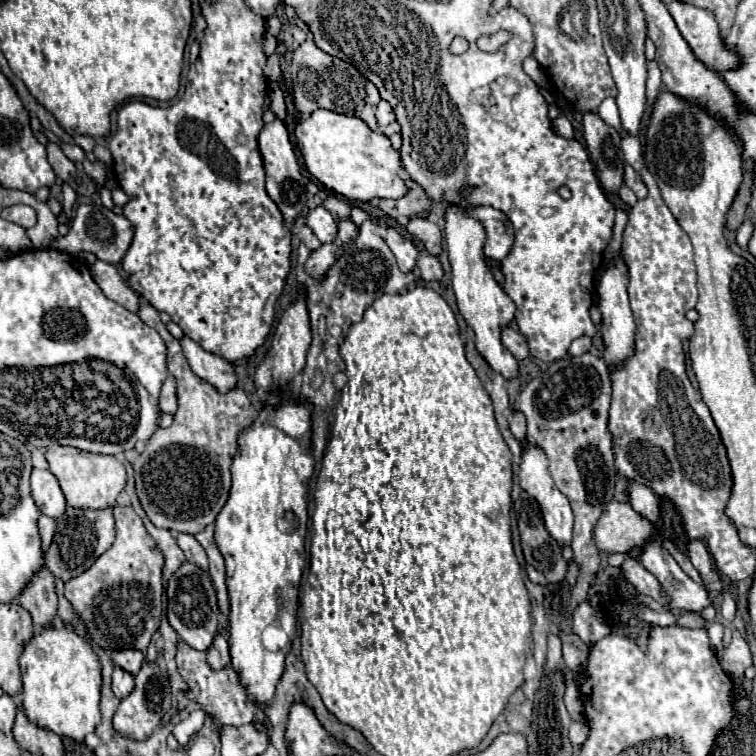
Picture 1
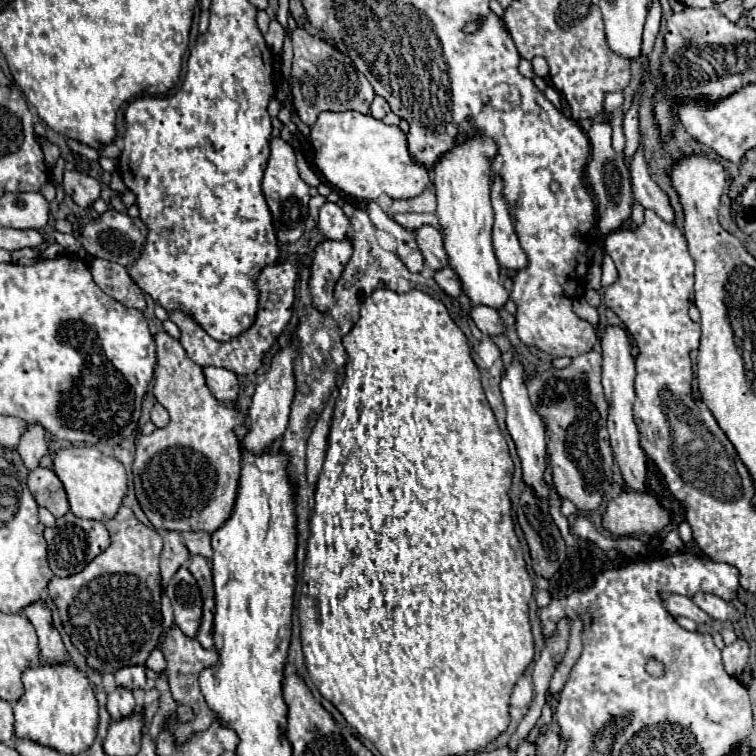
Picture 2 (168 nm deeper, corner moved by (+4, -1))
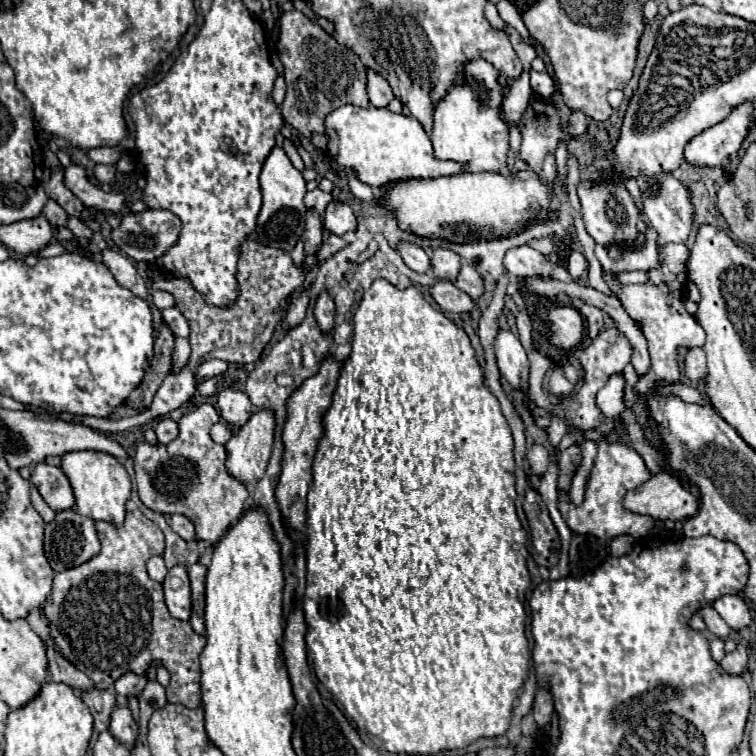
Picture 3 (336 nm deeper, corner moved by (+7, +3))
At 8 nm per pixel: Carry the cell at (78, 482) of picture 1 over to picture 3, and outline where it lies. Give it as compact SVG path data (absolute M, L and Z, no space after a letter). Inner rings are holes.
M94 450L68 452L62 456L62 470L74 490L74 498L76 498L74 510L78 514L88 516L92 520L108 520L114 524L124 522L124 514L126 514L124 504L130 498L132 486L130 486L130 476L126 468L116 458Z

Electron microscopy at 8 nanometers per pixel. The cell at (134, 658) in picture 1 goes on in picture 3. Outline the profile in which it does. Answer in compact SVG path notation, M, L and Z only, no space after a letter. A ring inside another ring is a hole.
M128 672L128 674L124 674L124 676L120 676L116 680L114 688L116 688L116 692L120 696L130 698L130 696L138 696L144 690L146 682L148 682L148 678L144 674L132 674L132 672Z

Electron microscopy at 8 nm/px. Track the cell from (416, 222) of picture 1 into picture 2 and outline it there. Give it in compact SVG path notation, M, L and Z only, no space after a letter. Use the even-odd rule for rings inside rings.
M421 226L417 232L417 244L423 252L423 258L425 258L425 266L431 268L433 272L449 266L449 258L447 258L447 252L445 252L445 246L443 246L443 234L431 226Z

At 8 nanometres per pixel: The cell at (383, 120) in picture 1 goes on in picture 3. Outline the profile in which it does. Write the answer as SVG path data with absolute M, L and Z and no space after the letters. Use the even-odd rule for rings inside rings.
M368 70L368 98L370 98L370 104L376 108L386 108L388 102L394 98L388 82L372 70Z

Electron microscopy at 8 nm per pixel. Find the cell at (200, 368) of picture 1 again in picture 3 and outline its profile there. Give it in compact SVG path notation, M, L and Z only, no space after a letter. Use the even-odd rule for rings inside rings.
M220 388L218 392L218 410L220 416L230 424L230 426L242 426L250 414L252 414L252 404L248 400L248 396L240 390L234 388Z

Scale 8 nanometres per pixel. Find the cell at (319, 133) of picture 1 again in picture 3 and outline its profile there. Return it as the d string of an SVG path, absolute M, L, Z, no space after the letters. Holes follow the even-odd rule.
M342 106L332 110L326 120L328 154L334 158L340 170L350 170L356 178L374 188L388 188L394 182L406 182L412 178L440 178L452 176L462 170L458 162L442 162L432 154L432 144L424 128L412 116L394 114L386 108L360 108Z

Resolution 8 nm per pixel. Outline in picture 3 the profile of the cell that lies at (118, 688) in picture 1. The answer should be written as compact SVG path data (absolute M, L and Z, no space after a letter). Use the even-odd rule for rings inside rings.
M124 700L116 702L110 718L112 718L112 720L110 720L110 732L112 732L122 744L134 746L136 736L138 736L138 726L136 726L136 722L132 720L132 712L130 712L130 708L128 708L128 704L126 704Z

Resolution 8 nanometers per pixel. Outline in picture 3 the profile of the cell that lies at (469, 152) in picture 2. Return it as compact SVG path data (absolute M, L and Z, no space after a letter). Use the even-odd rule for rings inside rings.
M484 60L468 62L464 74L464 84L454 86L434 108L434 128L430 134L434 156L438 160L466 164L464 172L498 174L500 168L504 168L508 154L508 126L498 116L498 108L504 100L504 82L500 80L498 70Z

